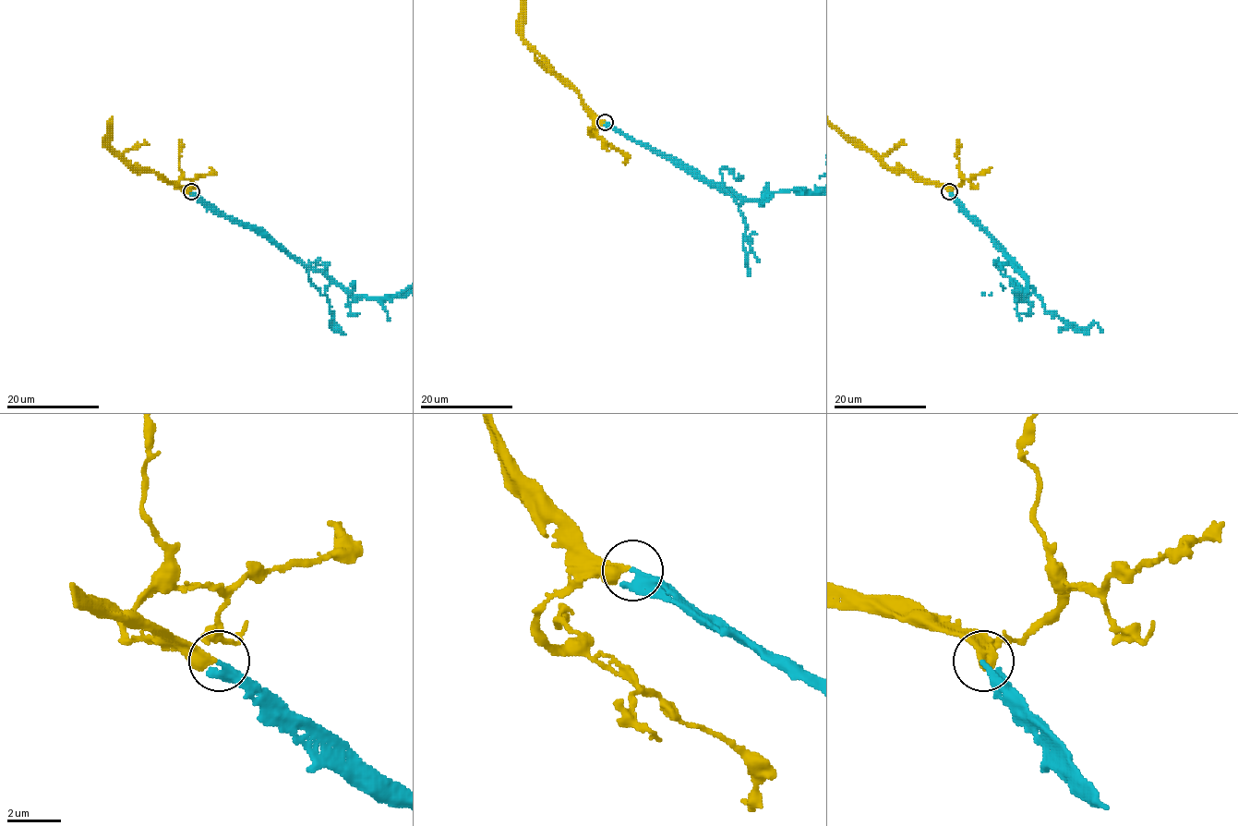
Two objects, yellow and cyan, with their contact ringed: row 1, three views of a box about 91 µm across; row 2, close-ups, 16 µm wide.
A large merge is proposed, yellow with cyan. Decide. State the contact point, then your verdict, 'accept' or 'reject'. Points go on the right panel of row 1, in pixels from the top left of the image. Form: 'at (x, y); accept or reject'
at (949, 191); accept

